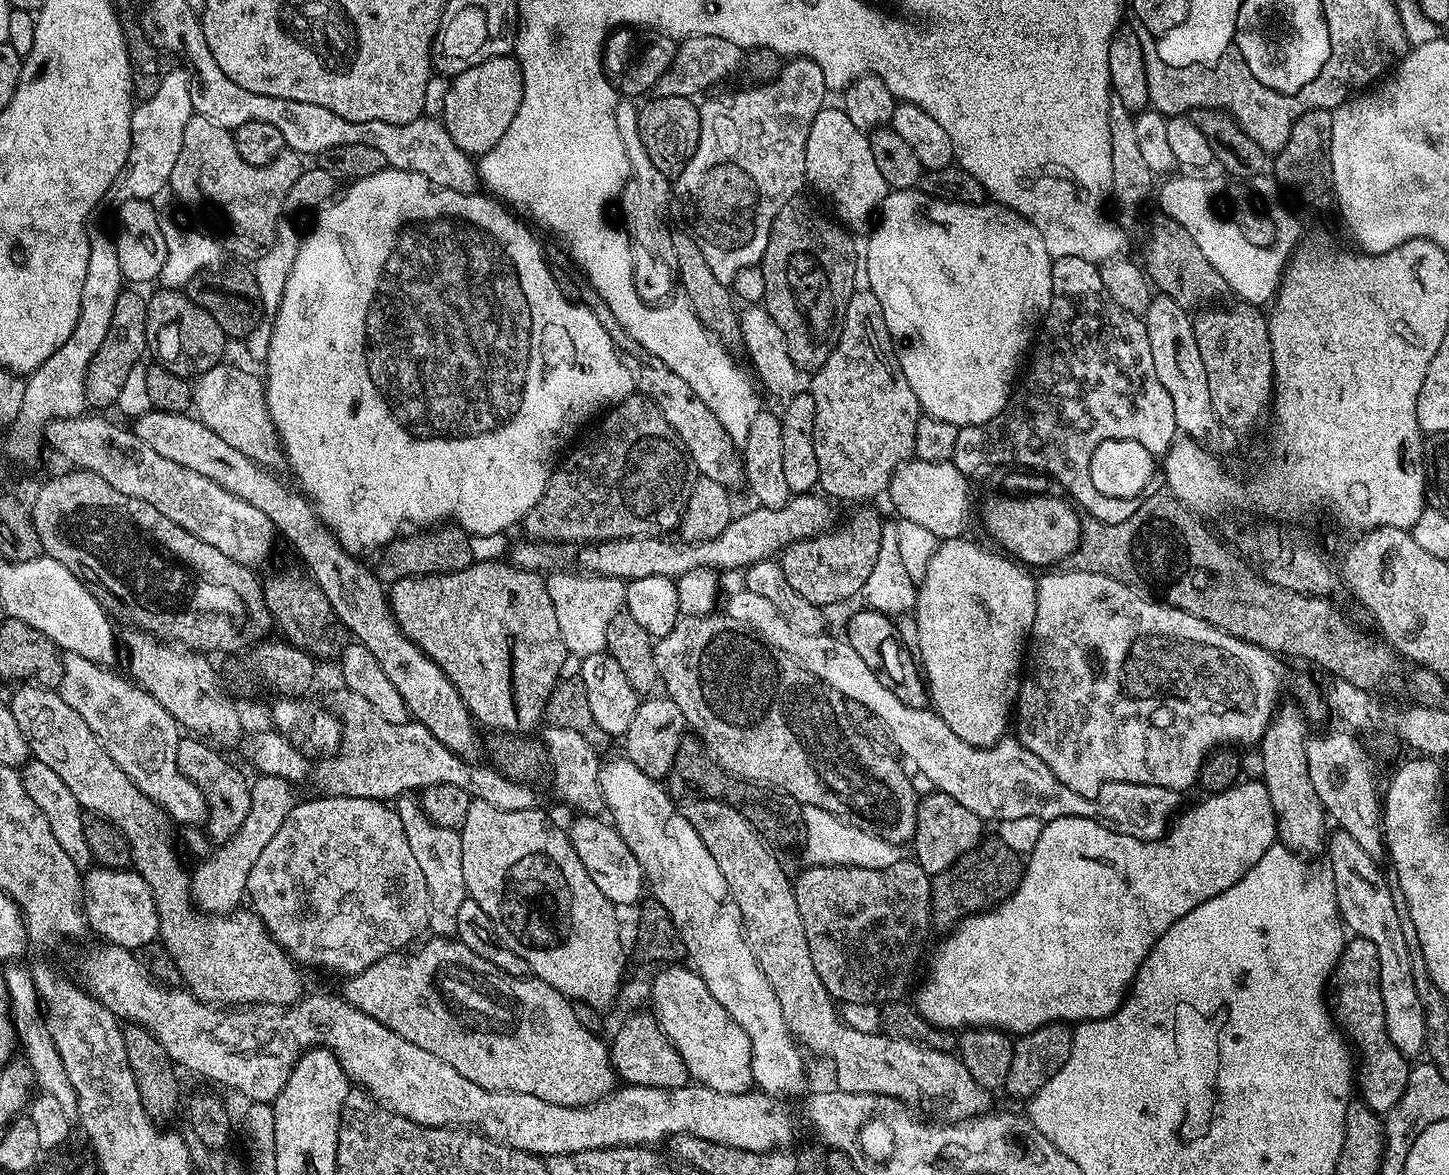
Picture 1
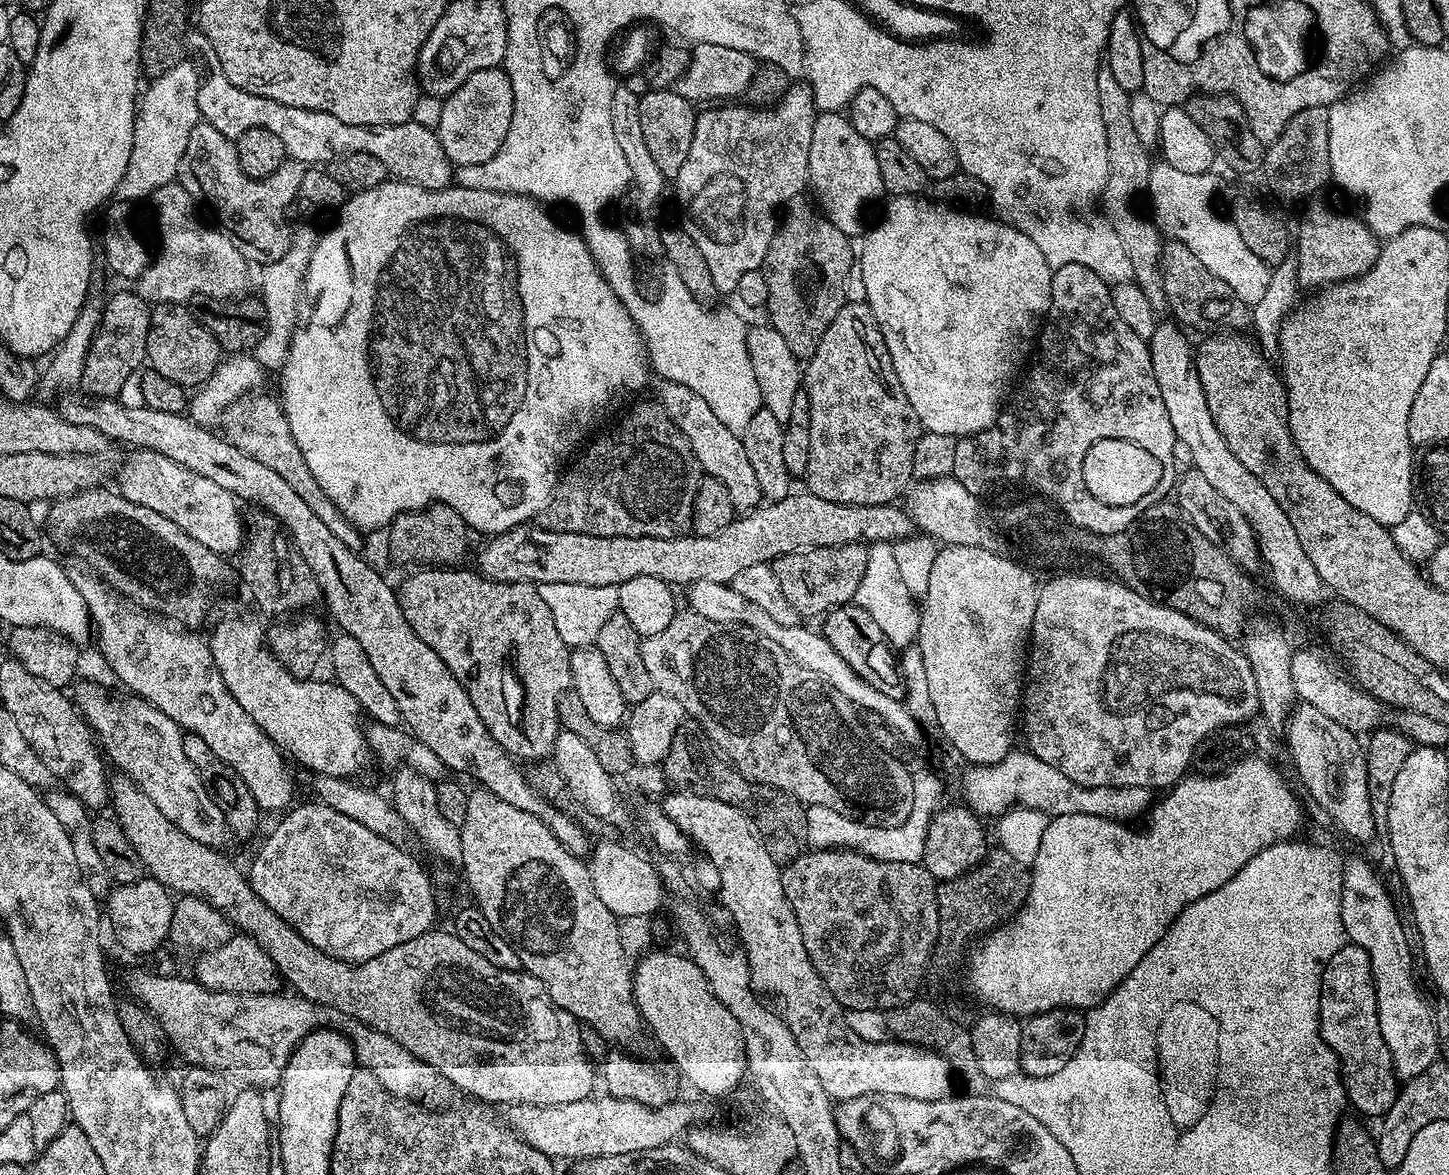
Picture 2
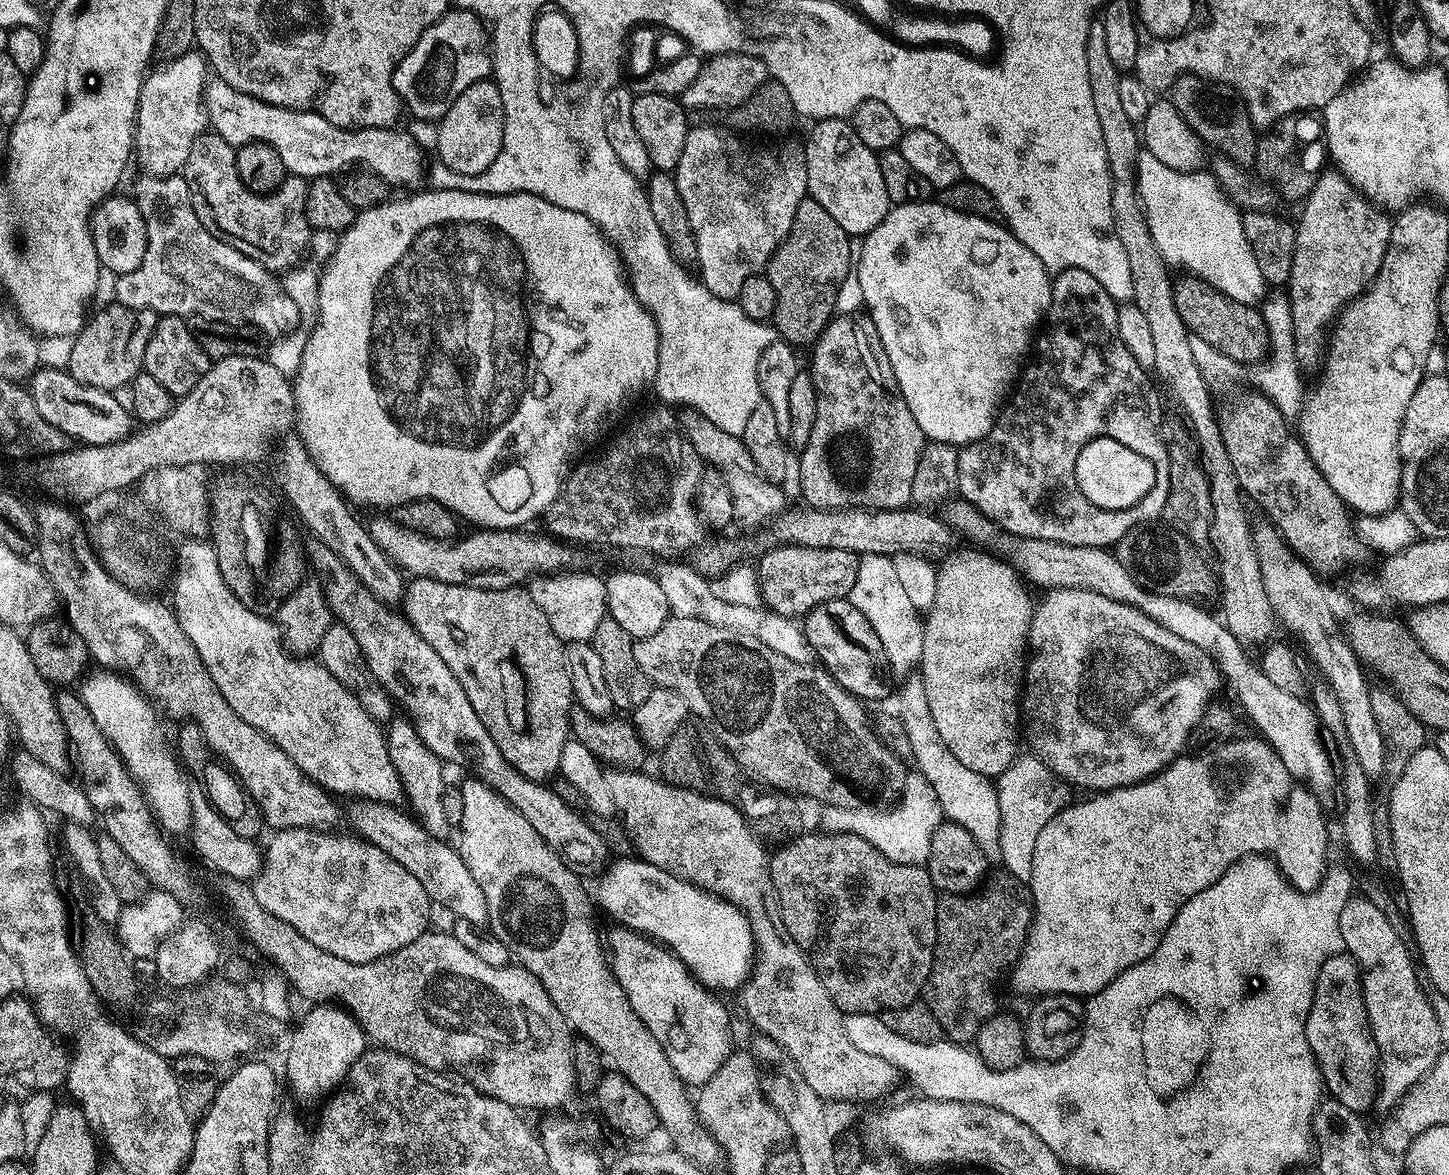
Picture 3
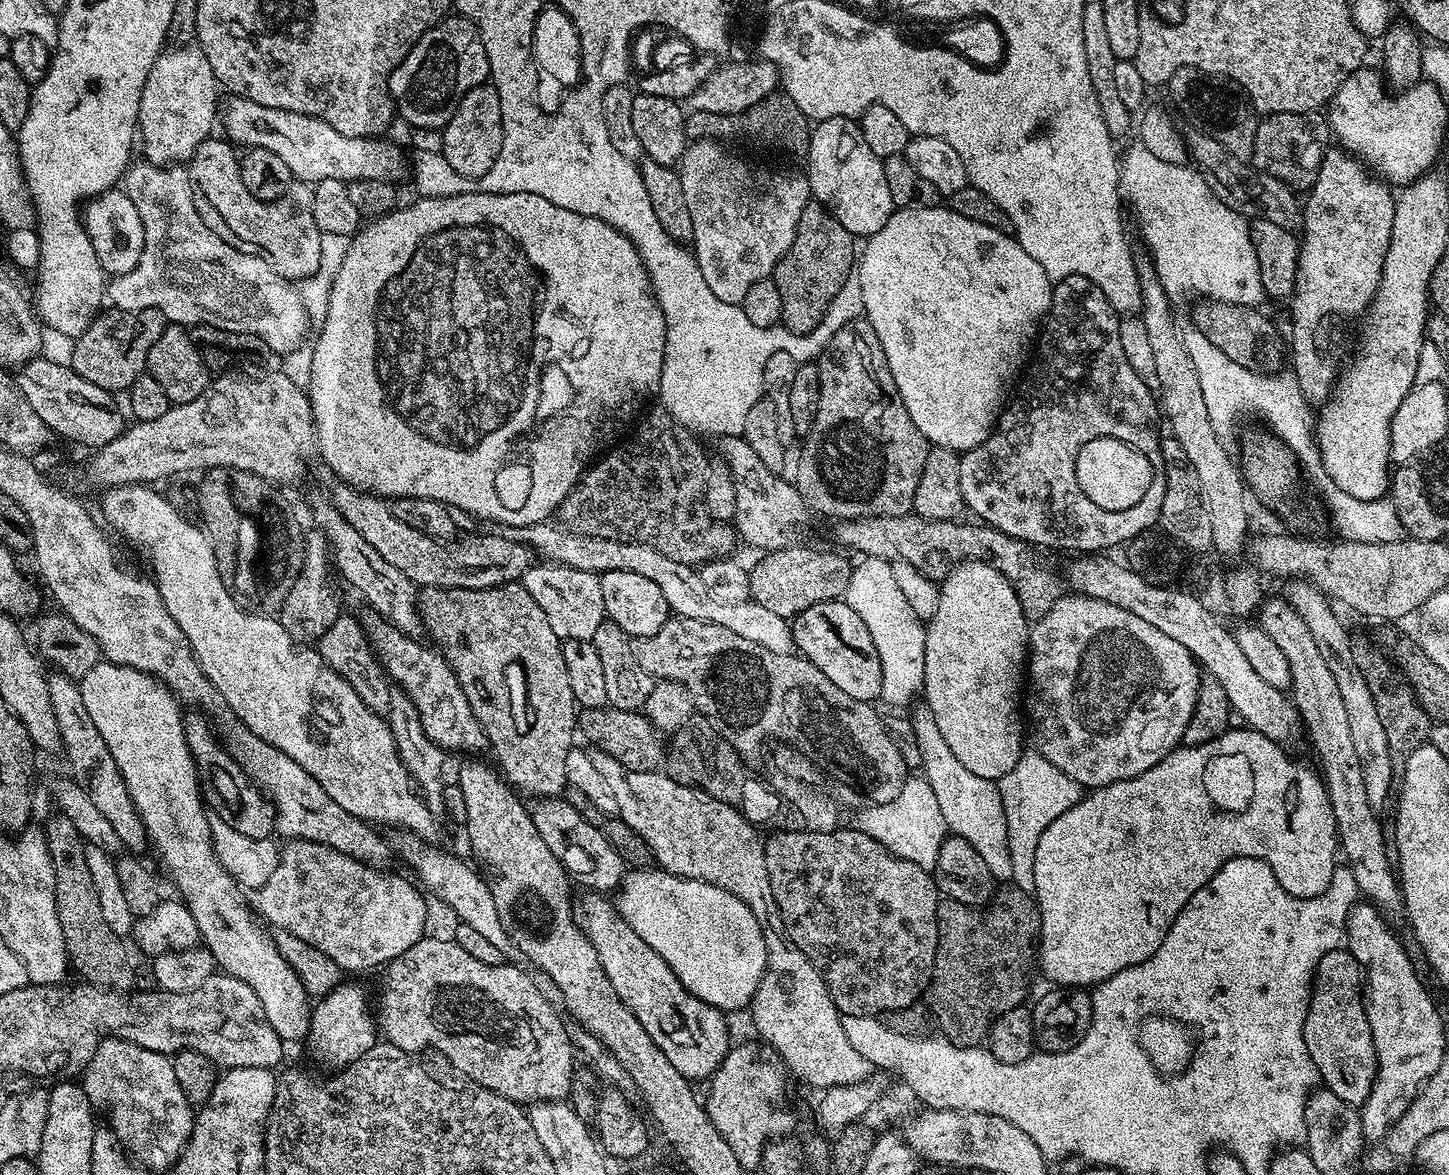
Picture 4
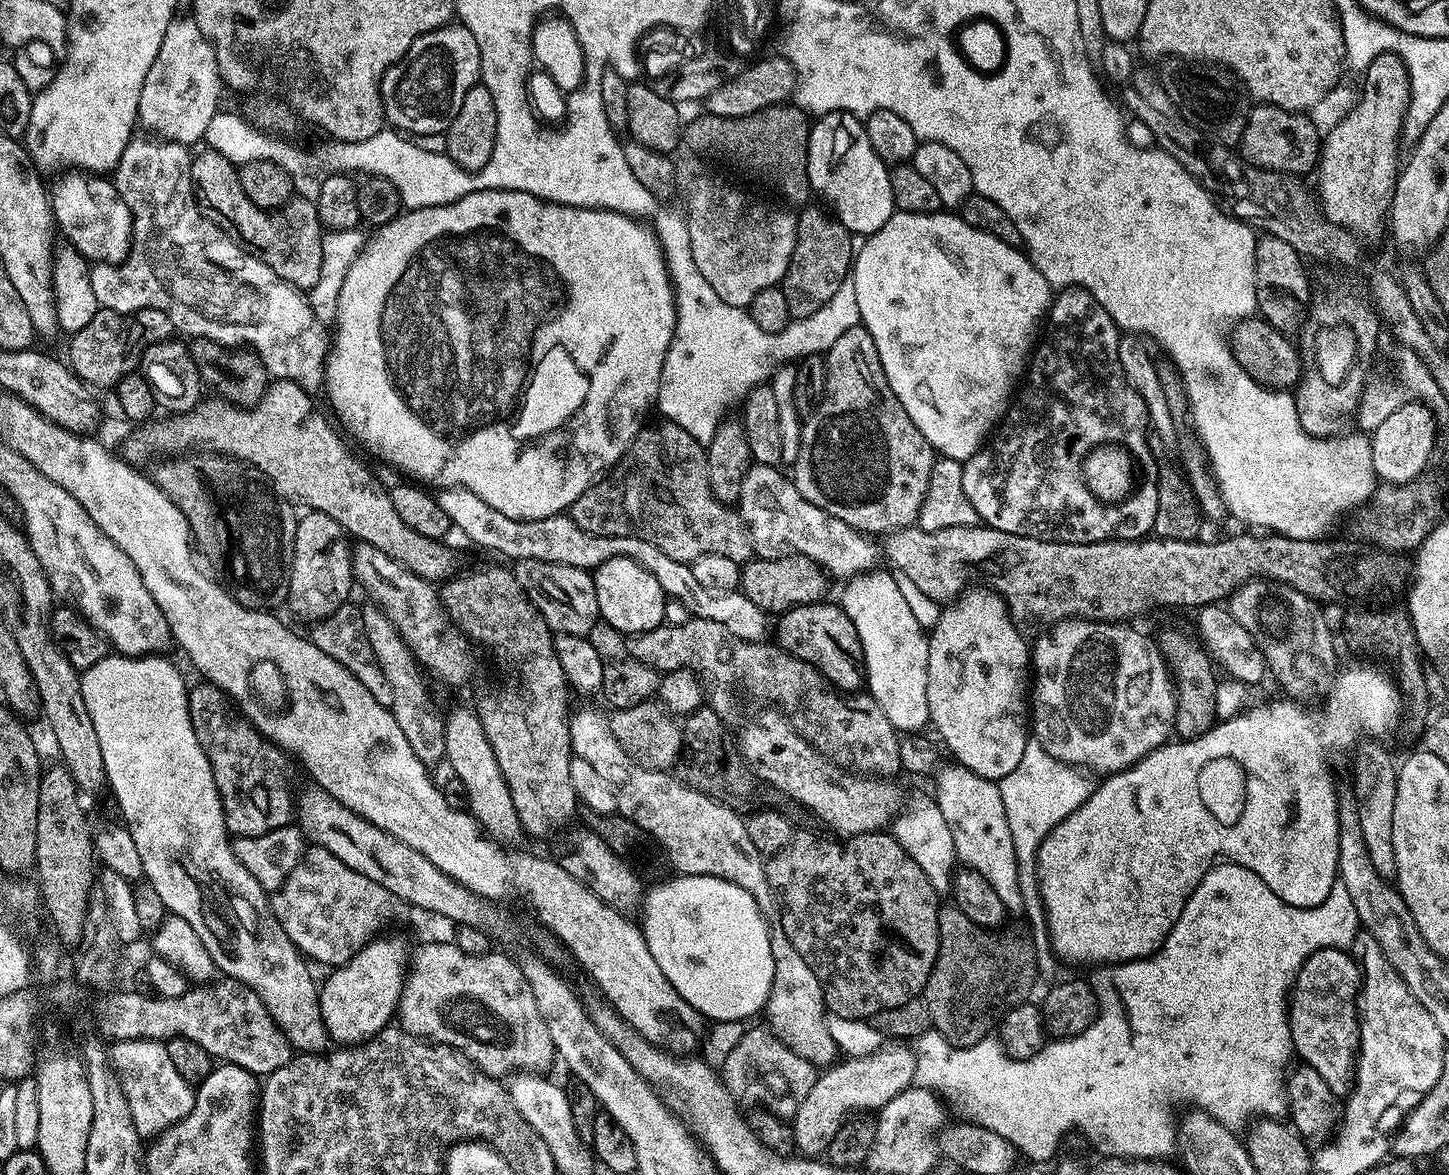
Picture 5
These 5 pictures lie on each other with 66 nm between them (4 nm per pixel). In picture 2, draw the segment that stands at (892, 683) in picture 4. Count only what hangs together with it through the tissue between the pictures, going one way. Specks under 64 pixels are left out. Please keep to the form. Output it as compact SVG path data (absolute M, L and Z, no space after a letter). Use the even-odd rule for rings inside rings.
M891 543L874 544L868 548L866 574L862 574L862 582L858 582L854 603L866 610L874 622L878 622L878 630L882 630L885 641L893 649L903 650L909 644L917 643L920 635L920 604L902 582Z

